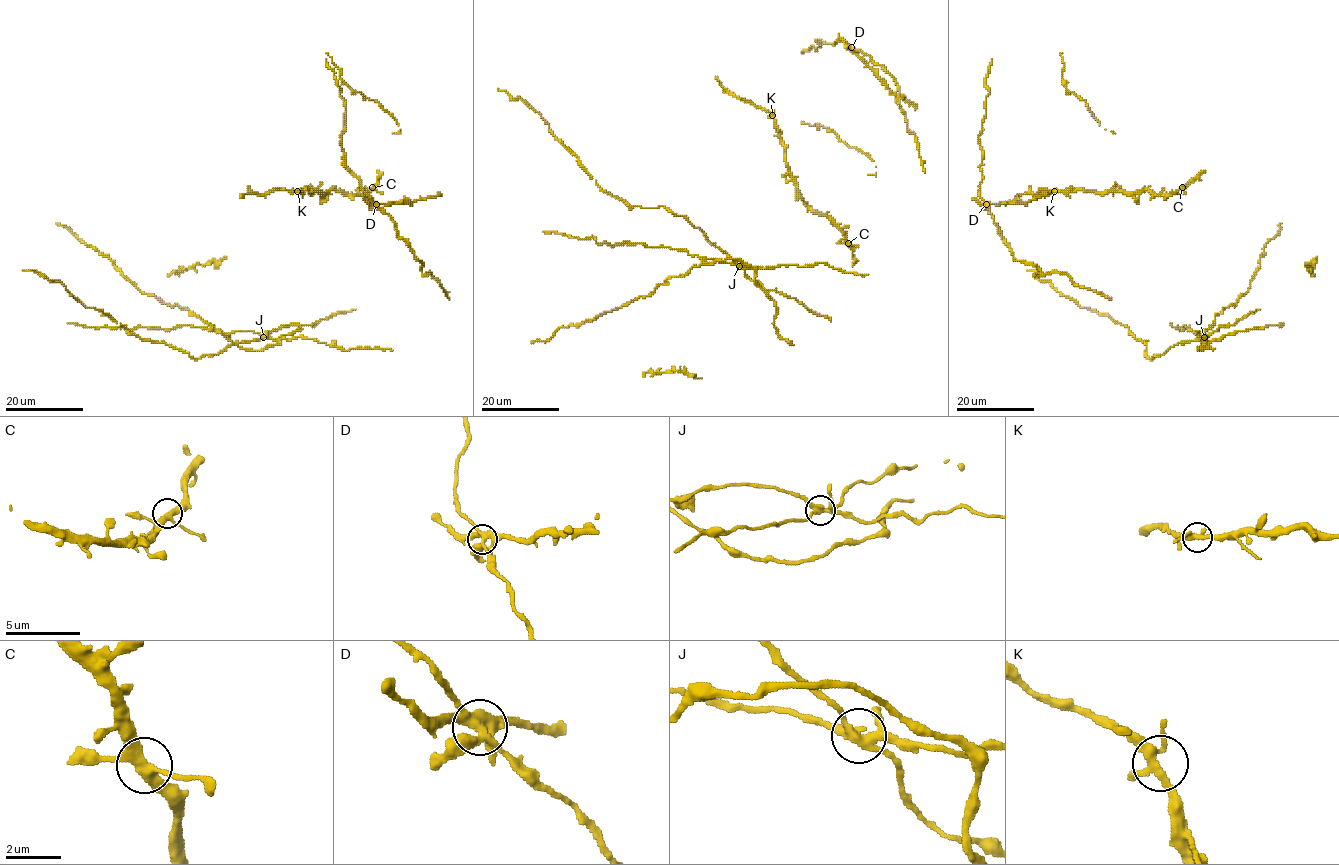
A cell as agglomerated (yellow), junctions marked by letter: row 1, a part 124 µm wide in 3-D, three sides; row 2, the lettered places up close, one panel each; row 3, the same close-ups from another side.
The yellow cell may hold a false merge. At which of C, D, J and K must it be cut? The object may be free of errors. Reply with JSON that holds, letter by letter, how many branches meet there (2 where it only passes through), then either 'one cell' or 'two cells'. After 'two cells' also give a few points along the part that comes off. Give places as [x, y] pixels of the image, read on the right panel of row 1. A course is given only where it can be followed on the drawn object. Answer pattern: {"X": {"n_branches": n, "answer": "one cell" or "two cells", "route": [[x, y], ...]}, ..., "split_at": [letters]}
{"C": {"n_branches": 4, "answer": "one cell"}, "D": {"n_branches": 5, "answer": "one cell"}, "J": {"n_branches": 5, "answer": "two cells", "route": [[1204, 337], [1200, 330], [1196, 334], [1185, 324], [1181, 330], [1182, 327], [1175, 328], [1170, 322]]}, "K": {"n_branches": 4, "answer": "one cell"}, "split_at": ["J"]}

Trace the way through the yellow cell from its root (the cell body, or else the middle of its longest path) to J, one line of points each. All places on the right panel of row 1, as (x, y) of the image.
J: (1213, 350), (1211, 347), (1202, 350), (1205, 336), (1206, 340), (1204, 337)

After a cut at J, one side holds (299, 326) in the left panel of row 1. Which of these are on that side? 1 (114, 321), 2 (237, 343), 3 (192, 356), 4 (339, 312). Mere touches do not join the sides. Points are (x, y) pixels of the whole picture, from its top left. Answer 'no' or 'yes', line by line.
1: yes
2: yes
3: yes
4: yes

